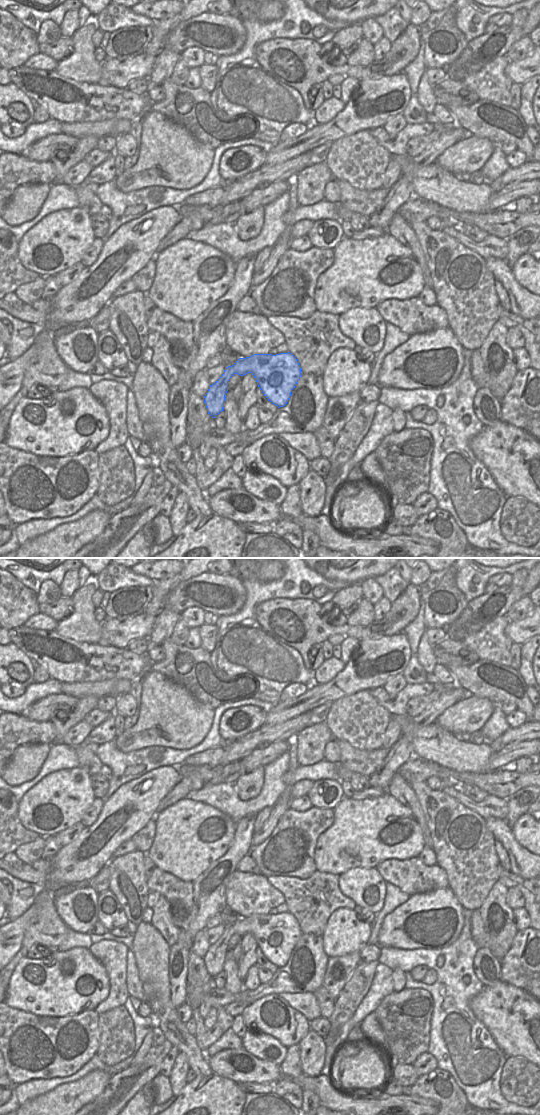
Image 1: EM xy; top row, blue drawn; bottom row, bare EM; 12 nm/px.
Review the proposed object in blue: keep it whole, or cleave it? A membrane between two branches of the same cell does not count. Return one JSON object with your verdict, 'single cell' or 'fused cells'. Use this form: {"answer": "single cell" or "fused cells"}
{"answer": "single cell"}

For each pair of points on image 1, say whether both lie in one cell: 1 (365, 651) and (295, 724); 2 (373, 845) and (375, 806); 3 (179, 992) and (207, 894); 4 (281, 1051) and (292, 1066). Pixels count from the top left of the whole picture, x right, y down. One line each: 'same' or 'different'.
1: different
2: same
3: same
4: different

